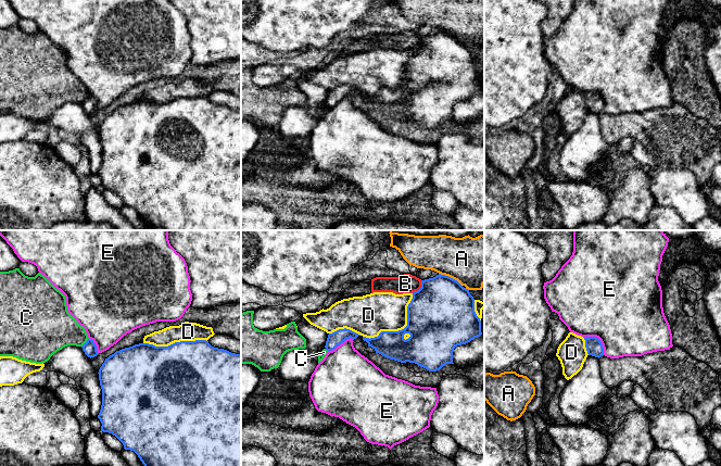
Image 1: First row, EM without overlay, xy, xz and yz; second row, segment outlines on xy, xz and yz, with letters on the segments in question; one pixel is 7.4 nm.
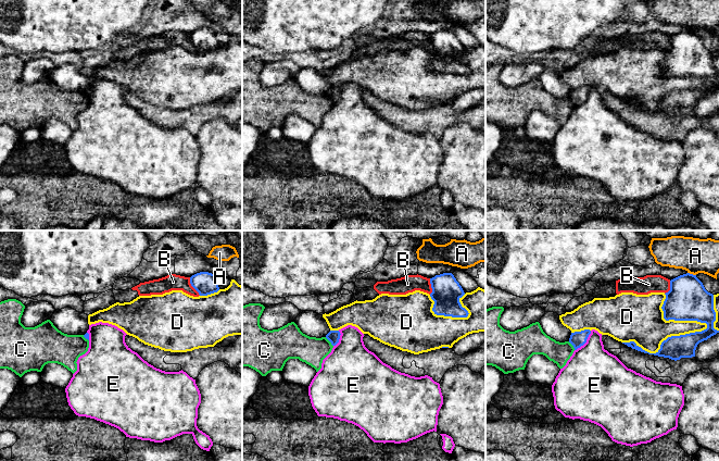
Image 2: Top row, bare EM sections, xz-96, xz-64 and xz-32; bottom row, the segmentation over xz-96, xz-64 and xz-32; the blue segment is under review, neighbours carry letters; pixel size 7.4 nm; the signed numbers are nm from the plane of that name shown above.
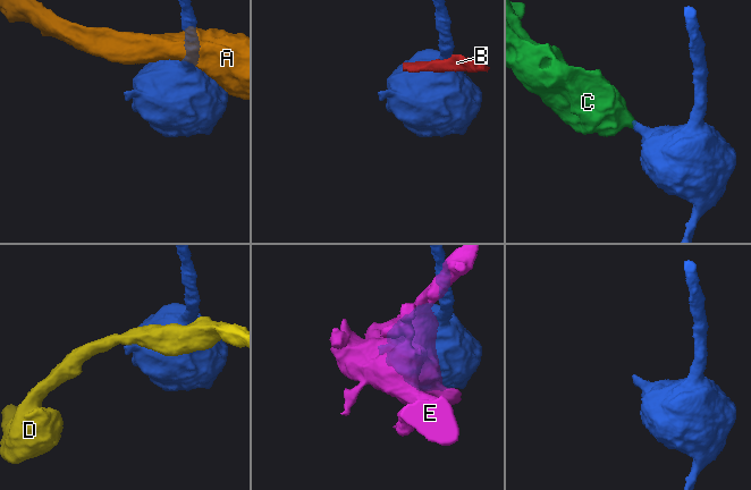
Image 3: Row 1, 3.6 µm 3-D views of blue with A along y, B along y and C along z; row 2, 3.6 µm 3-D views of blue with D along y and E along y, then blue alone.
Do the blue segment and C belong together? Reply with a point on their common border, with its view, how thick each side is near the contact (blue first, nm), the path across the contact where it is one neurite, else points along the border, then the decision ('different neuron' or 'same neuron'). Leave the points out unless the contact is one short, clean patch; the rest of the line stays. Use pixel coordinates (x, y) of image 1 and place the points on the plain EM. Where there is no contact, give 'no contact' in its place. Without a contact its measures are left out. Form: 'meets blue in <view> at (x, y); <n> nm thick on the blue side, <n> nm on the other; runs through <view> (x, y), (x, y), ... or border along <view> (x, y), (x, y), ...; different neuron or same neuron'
meets blue in xy at (86, 99); 100 nm thick on the blue side, 300 nm on the other; border along xy (88, 95), (81, 103); different neuron

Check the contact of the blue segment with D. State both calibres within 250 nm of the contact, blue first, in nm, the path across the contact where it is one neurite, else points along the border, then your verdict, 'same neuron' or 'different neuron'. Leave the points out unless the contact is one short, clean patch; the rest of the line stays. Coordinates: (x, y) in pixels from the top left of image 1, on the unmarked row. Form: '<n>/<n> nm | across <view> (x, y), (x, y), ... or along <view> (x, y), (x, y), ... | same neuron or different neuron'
380/300 nm | different neuron

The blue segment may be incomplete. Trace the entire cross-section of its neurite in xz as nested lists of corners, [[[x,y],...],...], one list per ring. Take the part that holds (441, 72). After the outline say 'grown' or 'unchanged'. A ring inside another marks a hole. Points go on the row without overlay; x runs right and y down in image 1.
[[[439,30],[421,37],[421,45],[413,49],[404,86],[381,88],[378,93],[363,93],[363,97],[387,115],[415,119],[429,128],[437,128],[446,121],[454,121],[453,109],[457,102],[466,101],[481,91],[481,77],[475,68],[475,55],[469,47],[457,37]]]; unchanged

